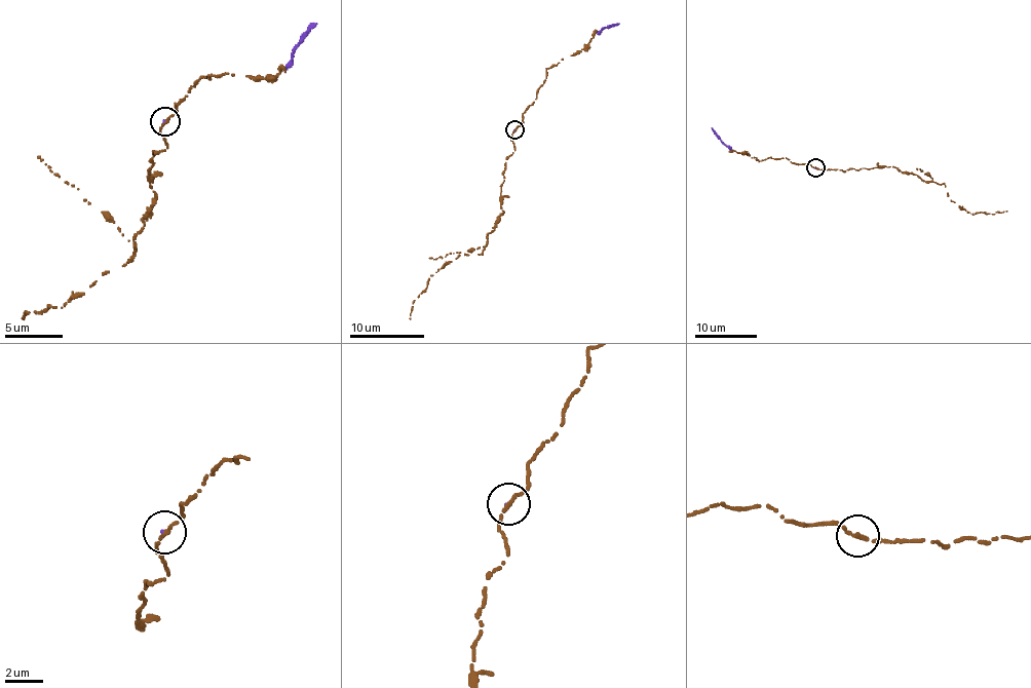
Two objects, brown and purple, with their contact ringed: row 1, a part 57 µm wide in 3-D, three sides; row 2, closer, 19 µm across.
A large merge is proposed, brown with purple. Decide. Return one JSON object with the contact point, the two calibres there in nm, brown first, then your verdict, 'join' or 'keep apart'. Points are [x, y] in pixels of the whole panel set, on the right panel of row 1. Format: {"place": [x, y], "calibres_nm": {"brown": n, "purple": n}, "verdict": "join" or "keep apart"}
{"place": [815, 167], "calibres_nm": {"brown": 190, "purple": 70}, "verdict": "keep apart"}

